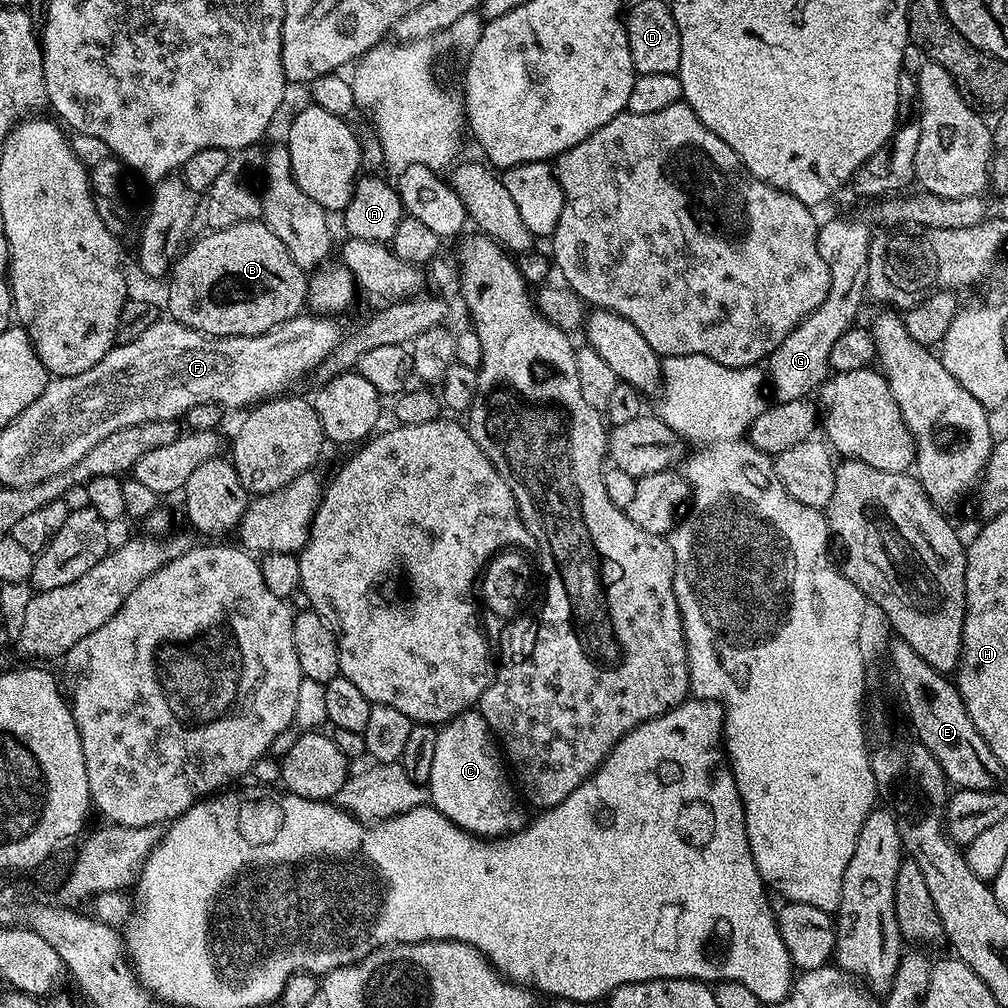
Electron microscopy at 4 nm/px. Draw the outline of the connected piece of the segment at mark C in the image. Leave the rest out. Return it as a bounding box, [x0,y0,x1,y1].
[426,710,526,838]

